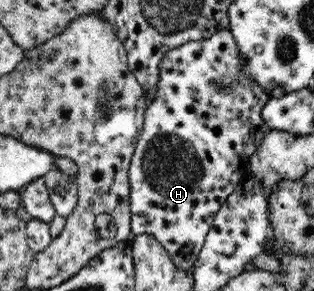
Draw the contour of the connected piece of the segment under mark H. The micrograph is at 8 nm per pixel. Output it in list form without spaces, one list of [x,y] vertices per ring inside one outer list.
[[[228,30],[217,31],[212,37],[200,41],[188,41],[184,45],[177,46],[166,53],[166,57],[160,63],[160,81],[156,85],[156,97],[147,106],[142,131],[136,140],[135,150],[129,165],[129,186],[130,186],[130,209],[131,209],[131,232],[134,237],[143,234],[150,235],[158,240],[164,250],[170,255],[172,264],[178,271],[189,271],[198,260],[199,253],[204,246],[206,237],[210,232],[213,219],[220,206],[227,200],[235,187],[240,183],[243,175],[248,171],[251,155],[255,148],[260,145],[262,138],[269,132],[270,126],[262,117],[262,109],[268,103],[268,94],[256,83],[251,83],[243,75],[243,67],[239,64],[239,57],[236,49],[236,40]]]

